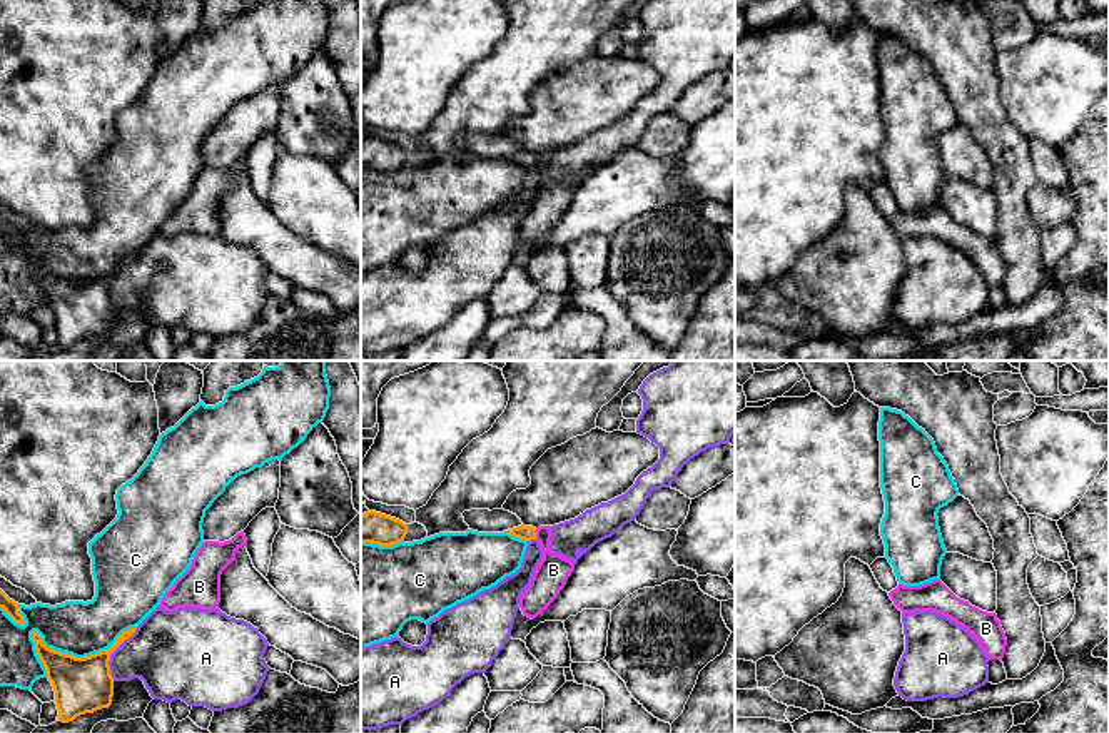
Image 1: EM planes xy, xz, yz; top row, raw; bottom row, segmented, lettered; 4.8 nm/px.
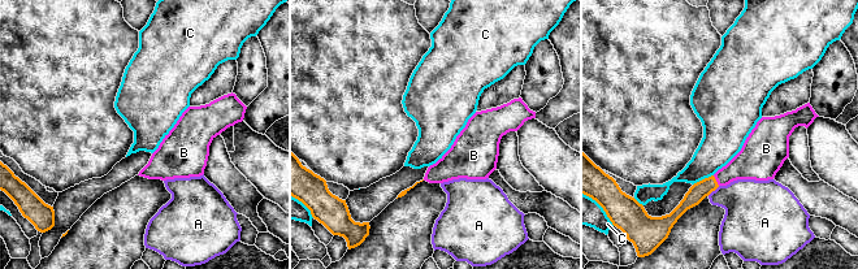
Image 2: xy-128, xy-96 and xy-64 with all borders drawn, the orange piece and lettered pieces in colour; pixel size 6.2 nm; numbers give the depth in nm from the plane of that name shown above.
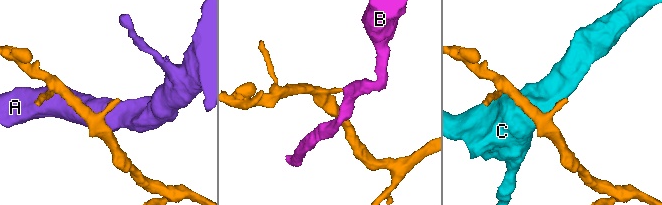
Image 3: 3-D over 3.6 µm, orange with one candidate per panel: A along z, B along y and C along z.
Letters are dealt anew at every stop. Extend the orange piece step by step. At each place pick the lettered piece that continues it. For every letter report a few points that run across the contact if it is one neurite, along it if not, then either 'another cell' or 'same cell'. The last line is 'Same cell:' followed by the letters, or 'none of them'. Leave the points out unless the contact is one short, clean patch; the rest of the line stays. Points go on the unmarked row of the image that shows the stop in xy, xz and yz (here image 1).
A: another cell
B: xz (535, 156), (536, 164) | another cell
C: another cell
Same cell: none of them

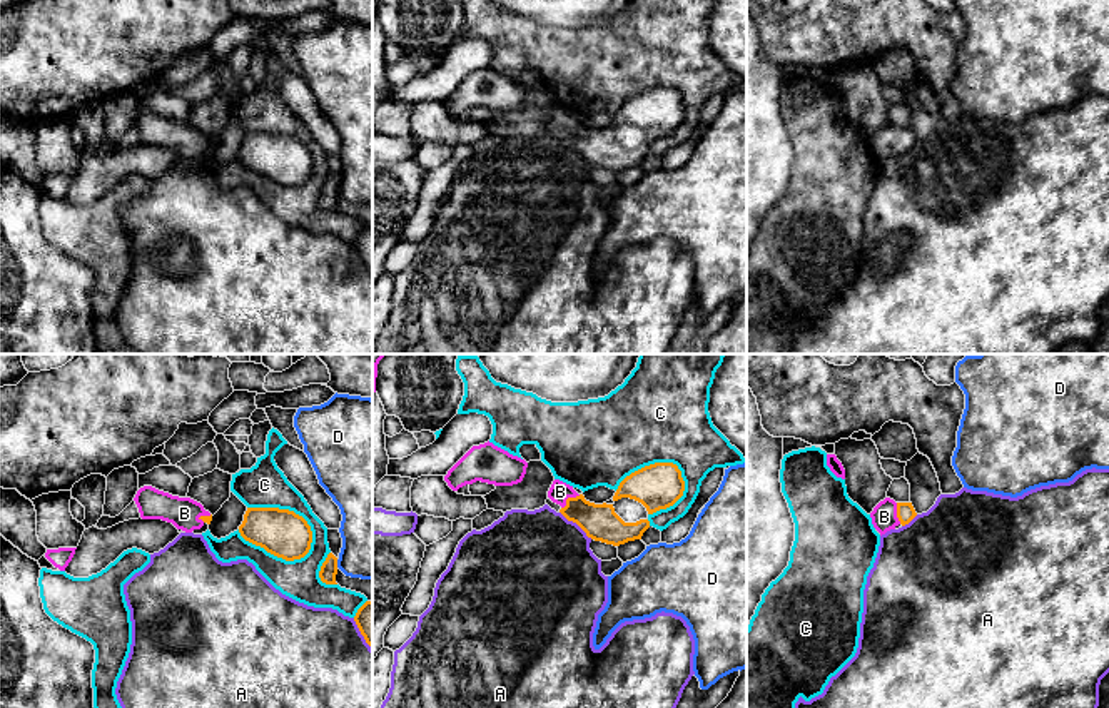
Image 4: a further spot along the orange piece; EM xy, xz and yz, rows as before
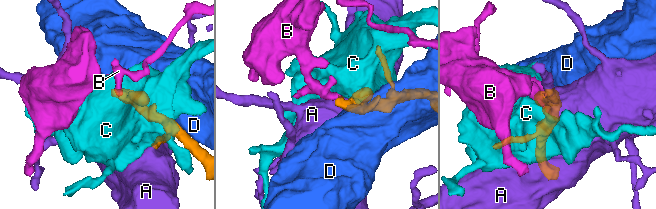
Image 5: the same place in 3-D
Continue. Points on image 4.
A: another cell
B: xz (600, 147), (585, 141), (568, 124), (560, 117) | same cell
C: another cell
D: another cell
Same cell: B

